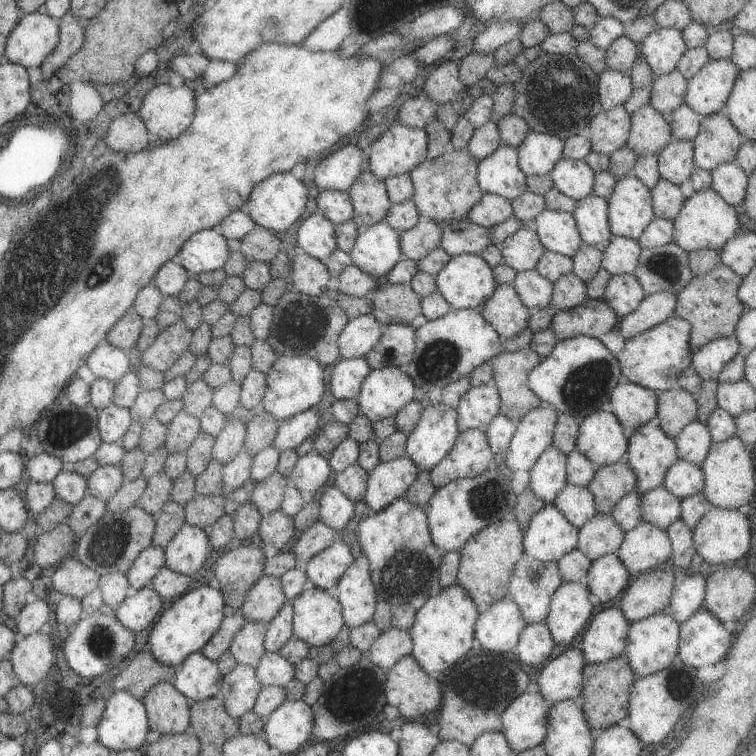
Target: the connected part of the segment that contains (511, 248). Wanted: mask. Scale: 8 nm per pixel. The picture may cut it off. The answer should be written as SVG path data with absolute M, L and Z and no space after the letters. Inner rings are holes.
M531 227L517 229L499 244L503 264L514 271L533 269L544 248Z

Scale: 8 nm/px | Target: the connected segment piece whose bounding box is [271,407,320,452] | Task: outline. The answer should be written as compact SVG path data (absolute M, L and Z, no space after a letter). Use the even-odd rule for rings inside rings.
M312 407L279 421L271 445L277 448L279 452L294 450L298 444L316 432L319 427L319 416L320 414L315 407Z

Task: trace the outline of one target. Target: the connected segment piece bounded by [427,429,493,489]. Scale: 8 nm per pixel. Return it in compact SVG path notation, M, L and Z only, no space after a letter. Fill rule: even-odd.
M467 429L457 433L449 452L427 471L427 476L438 489L448 482L481 474L491 458L483 431Z

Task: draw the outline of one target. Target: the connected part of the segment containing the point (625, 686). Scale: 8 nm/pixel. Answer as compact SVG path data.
M621 656L601 664L586 664L581 674L582 688L578 703L583 718L592 733L601 732L609 726L617 725L627 715L627 698L634 678Z

